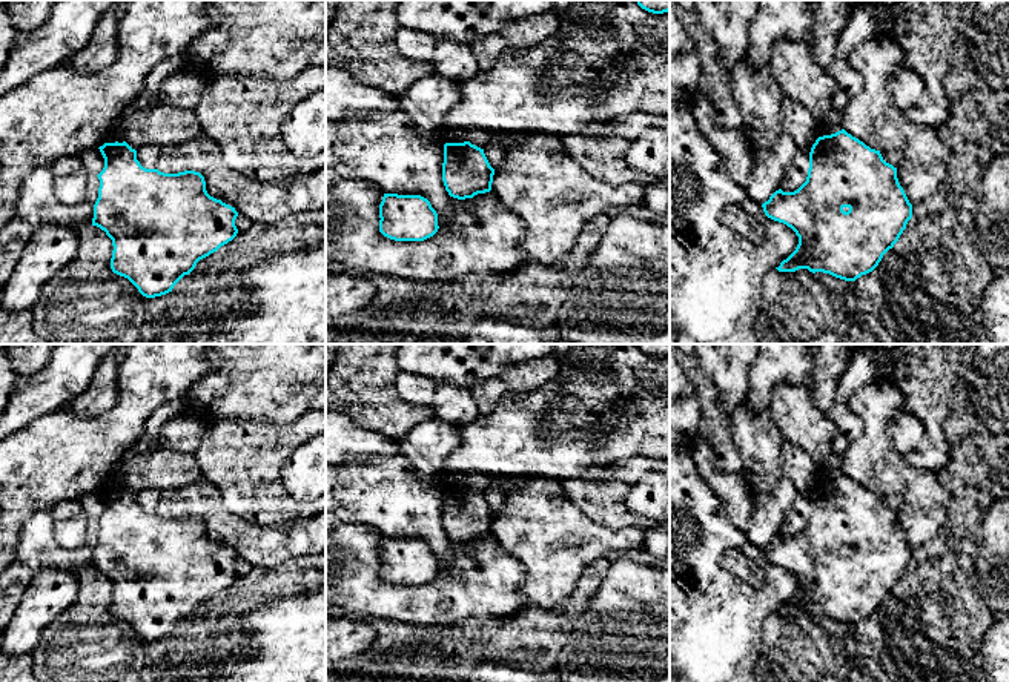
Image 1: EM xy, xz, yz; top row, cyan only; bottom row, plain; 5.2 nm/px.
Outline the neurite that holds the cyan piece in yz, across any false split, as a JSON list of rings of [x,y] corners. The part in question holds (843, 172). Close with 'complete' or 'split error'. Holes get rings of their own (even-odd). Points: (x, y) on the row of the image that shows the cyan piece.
[[[845,129],[819,137],[809,152],[806,181],[794,192],[776,190],[762,207],[768,218],[786,224],[799,237],[796,250],[776,267],[779,272],[808,269],[845,281],[872,272],[912,218],[897,167]]] | complete

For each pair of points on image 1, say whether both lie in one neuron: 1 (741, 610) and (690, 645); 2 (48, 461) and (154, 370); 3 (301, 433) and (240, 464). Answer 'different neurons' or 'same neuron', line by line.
1: same neuron
2: same neuron
3: same neuron

